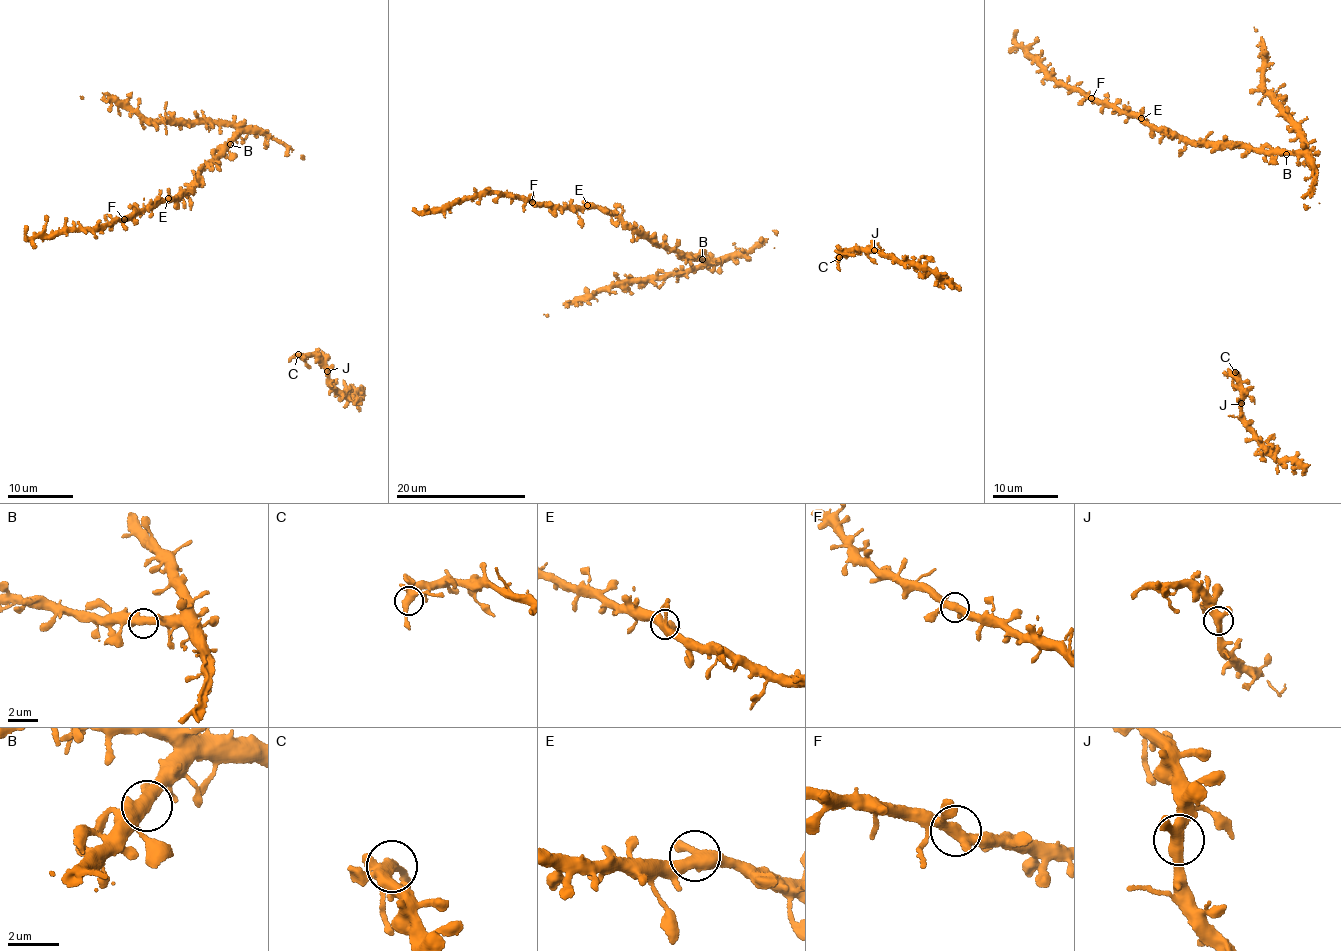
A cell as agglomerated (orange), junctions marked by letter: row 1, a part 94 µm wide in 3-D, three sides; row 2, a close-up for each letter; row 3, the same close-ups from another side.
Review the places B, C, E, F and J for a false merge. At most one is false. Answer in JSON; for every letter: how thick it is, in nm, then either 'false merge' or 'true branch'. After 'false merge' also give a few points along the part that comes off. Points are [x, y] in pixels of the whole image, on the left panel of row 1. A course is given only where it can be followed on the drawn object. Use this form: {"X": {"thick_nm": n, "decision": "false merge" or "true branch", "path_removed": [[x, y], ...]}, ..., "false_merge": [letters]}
{"B": {"thick_nm": 400, "decision": "true branch"}, "C": {"thick_nm": 400, "decision": "true branch"}, "E": {"thick_nm": 400, "decision": "true branch"}, "F": {"thick_nm": 400, "decision": "true branch"}, "J": {"thick_nm": 400, "decision": "true branch"}, "false_merge": []}

